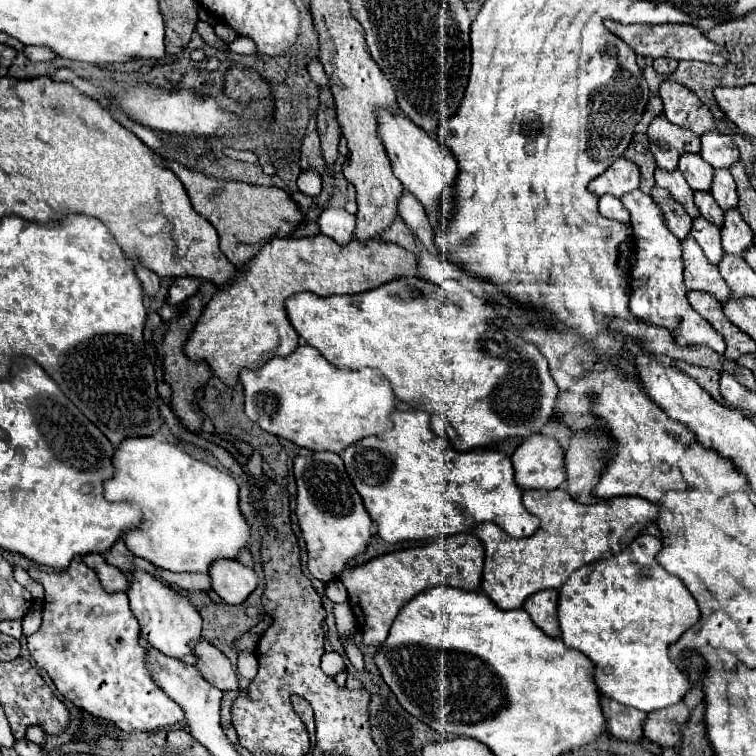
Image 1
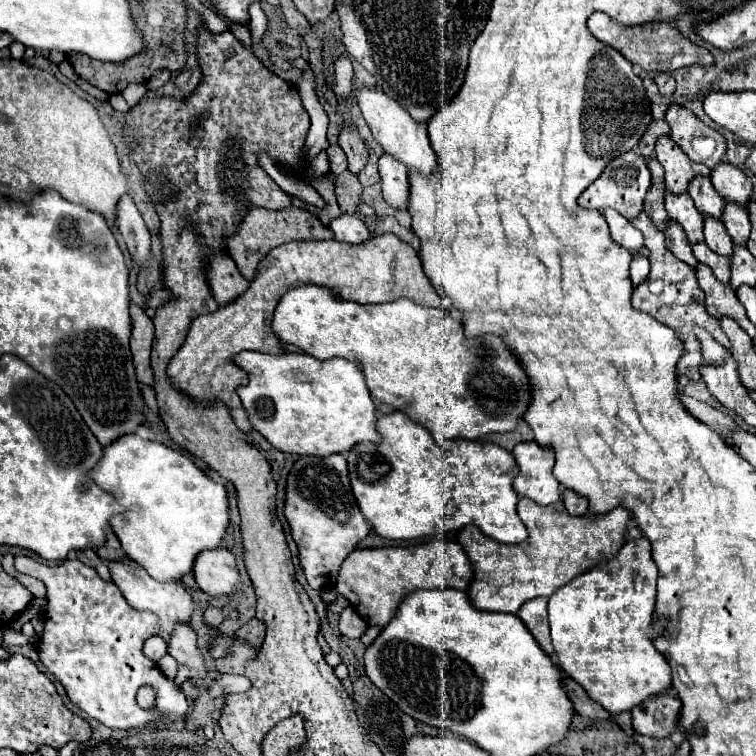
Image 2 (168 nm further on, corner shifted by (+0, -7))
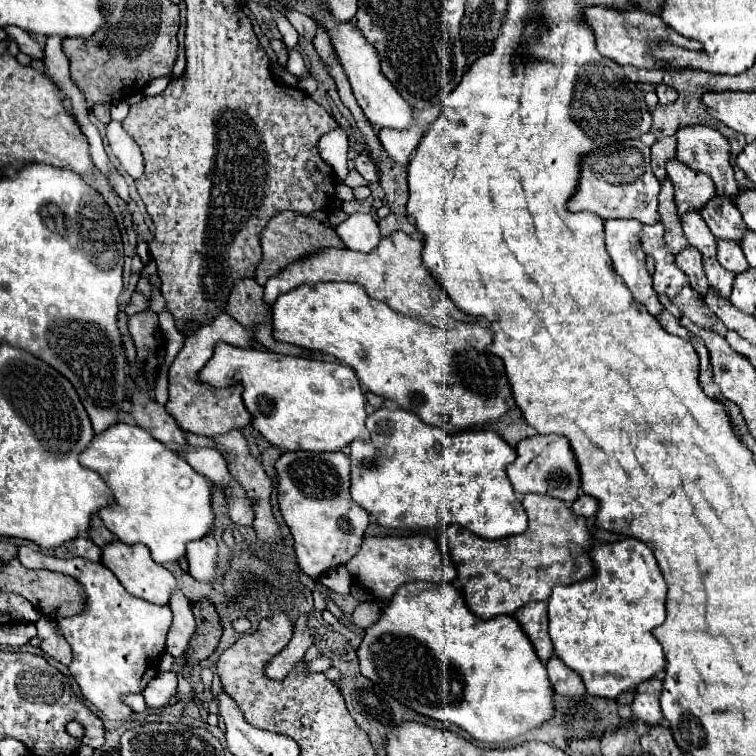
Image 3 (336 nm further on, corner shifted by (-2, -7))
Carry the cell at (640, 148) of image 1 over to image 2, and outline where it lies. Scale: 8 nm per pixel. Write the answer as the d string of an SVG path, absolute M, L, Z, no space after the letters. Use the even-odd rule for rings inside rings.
M648 158L646 166L652 174L652 186L644 198L644 212L652 218L652 222L656 222L660 230L664 230L668 222L668 214L664 214L664 170L656 158Z

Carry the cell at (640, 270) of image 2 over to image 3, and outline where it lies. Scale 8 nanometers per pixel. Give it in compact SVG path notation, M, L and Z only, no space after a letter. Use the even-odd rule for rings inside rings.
M616 218L616 220L606 220L604 228L606 228L606 248L608 248L608 254L610 254L612 262L614 262L614 270L622 276L622 280L628 286L628 290L632 292L634 300L644 304L646 310L654 318L658 318L666 310L660 304L658 294L652 290L652 276L646 272L646 256L642 254L642 248L638 246L638 230L642 228L642 224L634 222L634 220L620 220L620 218Z

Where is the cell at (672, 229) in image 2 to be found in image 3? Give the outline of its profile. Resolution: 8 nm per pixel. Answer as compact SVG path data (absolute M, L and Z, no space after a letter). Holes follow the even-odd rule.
M688 246L676 256L676 264L690 278L692 288L698 290L698 294L704 298L708 294L708 282L702 270L702 254L698 254L696 250L692 250L692 246Z

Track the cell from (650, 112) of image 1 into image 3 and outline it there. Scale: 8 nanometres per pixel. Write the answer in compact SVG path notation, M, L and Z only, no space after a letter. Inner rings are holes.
M668 136L652 144L652 172L662 182L666 178L666 162L676 156L676 138Z

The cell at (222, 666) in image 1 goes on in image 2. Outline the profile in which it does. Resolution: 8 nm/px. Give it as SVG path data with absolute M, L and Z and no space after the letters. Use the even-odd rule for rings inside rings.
M176 626L176 634L172 634L168 642L168 652L178 660L178 666L180 666L176 684L180 682L180 678L206 678L208 676L204 656L198 648L196 632L190 626Z

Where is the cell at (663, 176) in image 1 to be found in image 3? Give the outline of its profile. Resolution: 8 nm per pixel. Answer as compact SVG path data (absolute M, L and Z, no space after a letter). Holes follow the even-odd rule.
M690 210L690 214L682 214L682 228L690 246L694 246L702 256L716 256L716 238L710 234L710 228L702 220L700 212Z

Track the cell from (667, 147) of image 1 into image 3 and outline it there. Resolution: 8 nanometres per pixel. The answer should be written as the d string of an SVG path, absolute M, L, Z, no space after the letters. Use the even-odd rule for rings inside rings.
M676 158L666 164L666 170L676 188L676 206L680 214L686 214L690 210L702 210L716 196L710 176L682 166L682 162L678 162Z

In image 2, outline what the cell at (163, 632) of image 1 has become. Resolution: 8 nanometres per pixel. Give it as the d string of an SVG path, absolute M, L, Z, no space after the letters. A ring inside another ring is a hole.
M126 560L124 562L110 562L110 572L112 572L114 584L120 588L120 592L124 594L124 598L128 600L128 604L134 610L152 612L158 616L158 626L160 626L158 636L164 642L168 642L172 638L176 624L190 622L192 612L194 612L194 602L180 582L158 582L142 566L138 566L136 562L126 562Z

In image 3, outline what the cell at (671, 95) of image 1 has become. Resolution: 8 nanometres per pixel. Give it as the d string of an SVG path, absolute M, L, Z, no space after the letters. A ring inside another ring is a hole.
M688 126L688 128L682 128L676 134L676 138L678 138L676 158L682 164L690 166L692 170L708 174L714 180L718 196L726 196L726 198L734 200L740 194L740 188L734 180L734 172L732 172L732 166L730 166L730 144L718 130L708 128L708 126Z

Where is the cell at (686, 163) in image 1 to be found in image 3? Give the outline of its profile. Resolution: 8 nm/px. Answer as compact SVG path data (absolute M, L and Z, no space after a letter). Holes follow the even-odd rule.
M712 198L702 208L702 218L712 230L712 234L720 240L734 240L740 242L746 234L746 224L742 220L740 210L734 202L726 202L726 198Z

